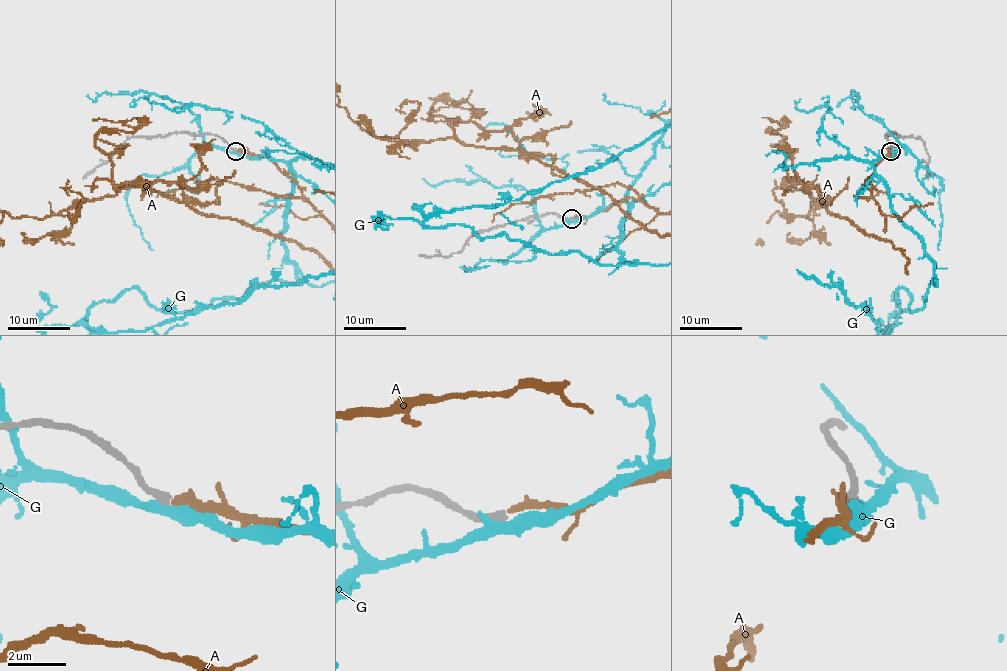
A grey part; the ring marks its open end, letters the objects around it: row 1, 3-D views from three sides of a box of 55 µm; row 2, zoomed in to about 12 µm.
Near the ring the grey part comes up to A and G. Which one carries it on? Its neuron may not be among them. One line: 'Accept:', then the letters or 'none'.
Accept: A

